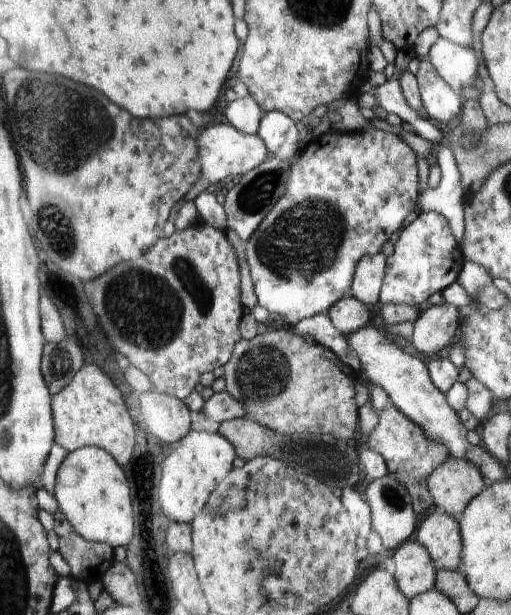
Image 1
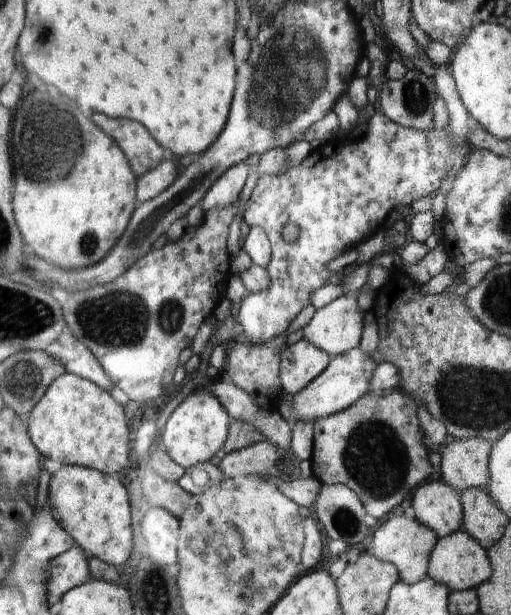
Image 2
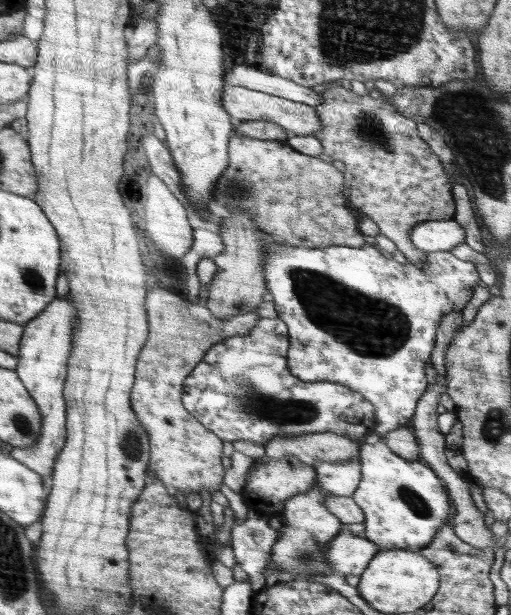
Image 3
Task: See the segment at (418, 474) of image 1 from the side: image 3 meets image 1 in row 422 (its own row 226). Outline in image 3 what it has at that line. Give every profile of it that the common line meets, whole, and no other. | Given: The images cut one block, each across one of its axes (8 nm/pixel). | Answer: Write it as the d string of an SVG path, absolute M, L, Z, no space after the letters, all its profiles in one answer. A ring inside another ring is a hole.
M338 83L327 86L326 92L321 94L322 104L315 107L316 115L322 123L315 137L322 145L321 156L329 161L341 160L346 172L352 176L350 205L358 208L364 216L376 222L380 232L387 236L396 248L404 254L407 262L421 268L427 253L412 244L409 233L421 222L430 220L450 220L454 216L455 205L452 199L454 183L449 180L442 161L432 152L432 149L417 133L414 120L400 116L396 108L390 104L385 96L372 98L370 95L360 96L351 90L346 90Z

